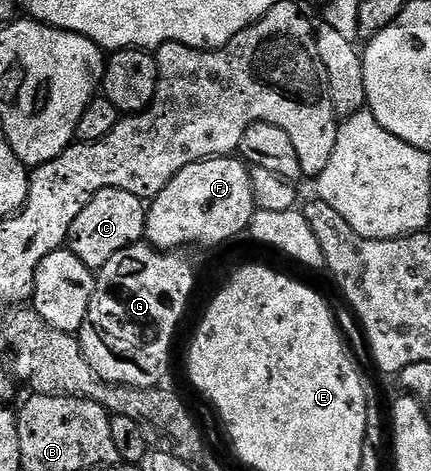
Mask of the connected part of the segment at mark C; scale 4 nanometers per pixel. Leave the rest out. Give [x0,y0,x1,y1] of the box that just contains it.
[66,188,147,272]

